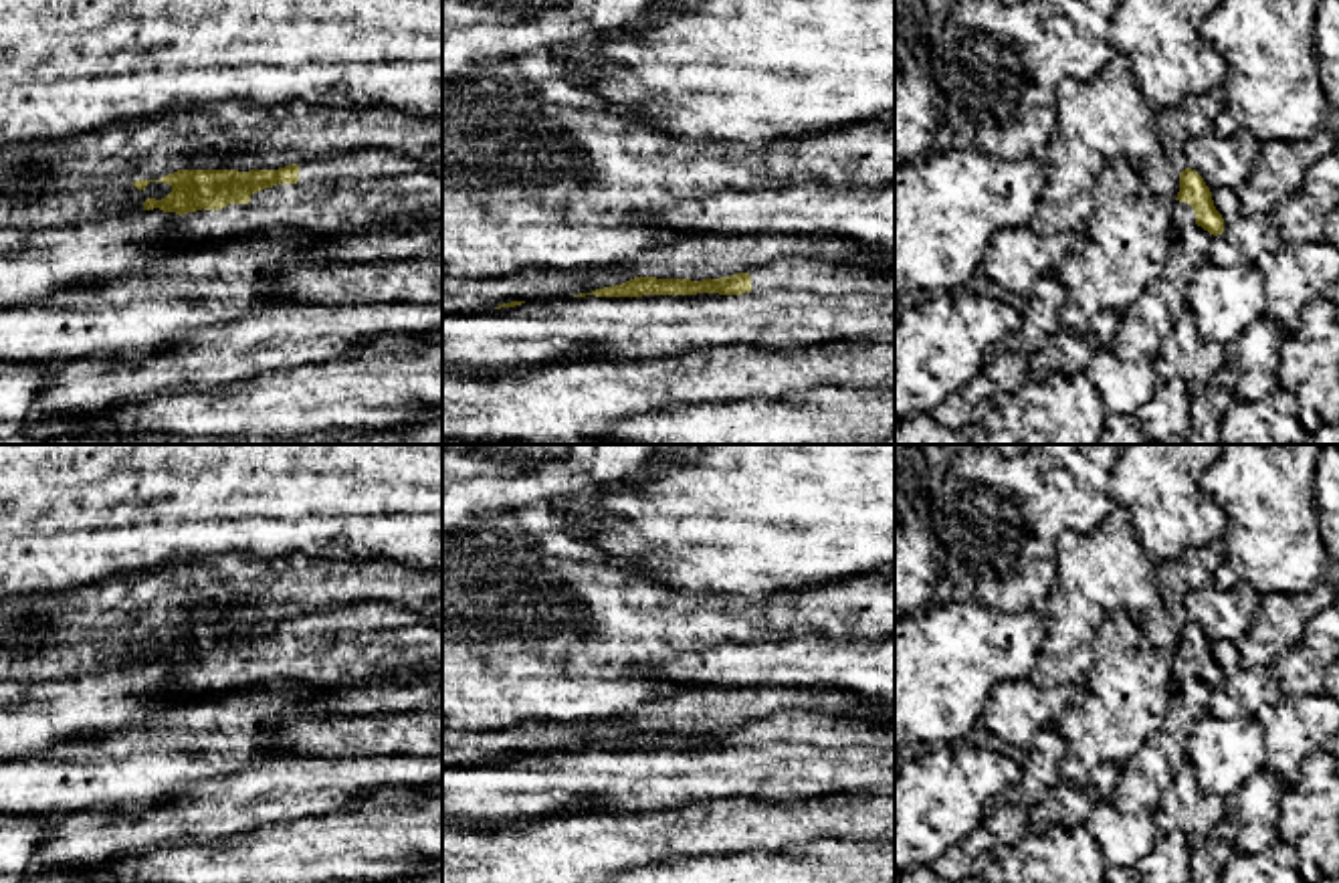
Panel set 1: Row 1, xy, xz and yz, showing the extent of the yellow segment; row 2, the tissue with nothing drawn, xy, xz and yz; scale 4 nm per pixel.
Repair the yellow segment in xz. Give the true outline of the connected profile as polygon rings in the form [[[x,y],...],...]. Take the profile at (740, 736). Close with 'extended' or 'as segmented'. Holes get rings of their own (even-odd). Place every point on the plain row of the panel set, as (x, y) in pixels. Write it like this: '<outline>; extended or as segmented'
[[[794,707],[767,719],[755,719],[747,725],[737,725],[721,731],[691,733],[634,729],[622,738],[604,740],[574,750],[642,750],[697,746],[743,748],[767,742],[812,744],[818,748],[842,748],[854,744],[895,748],[895,717],[848,717]]]; extended

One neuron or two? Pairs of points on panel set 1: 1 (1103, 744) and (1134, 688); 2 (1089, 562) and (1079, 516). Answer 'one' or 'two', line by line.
1: one
2: two

